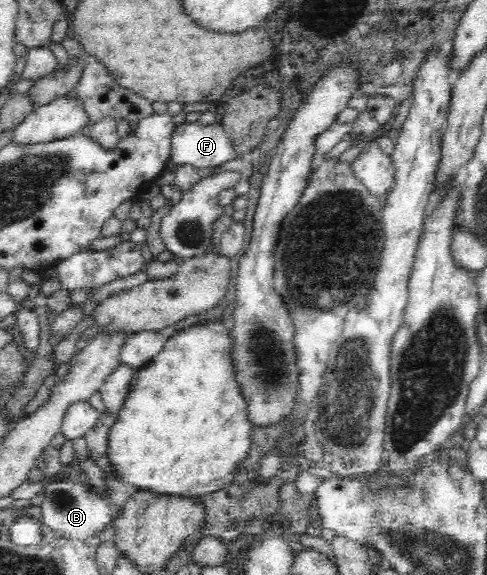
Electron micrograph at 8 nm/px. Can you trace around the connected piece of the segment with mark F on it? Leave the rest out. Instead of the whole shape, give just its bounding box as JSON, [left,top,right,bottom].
[170,122,248,171]

